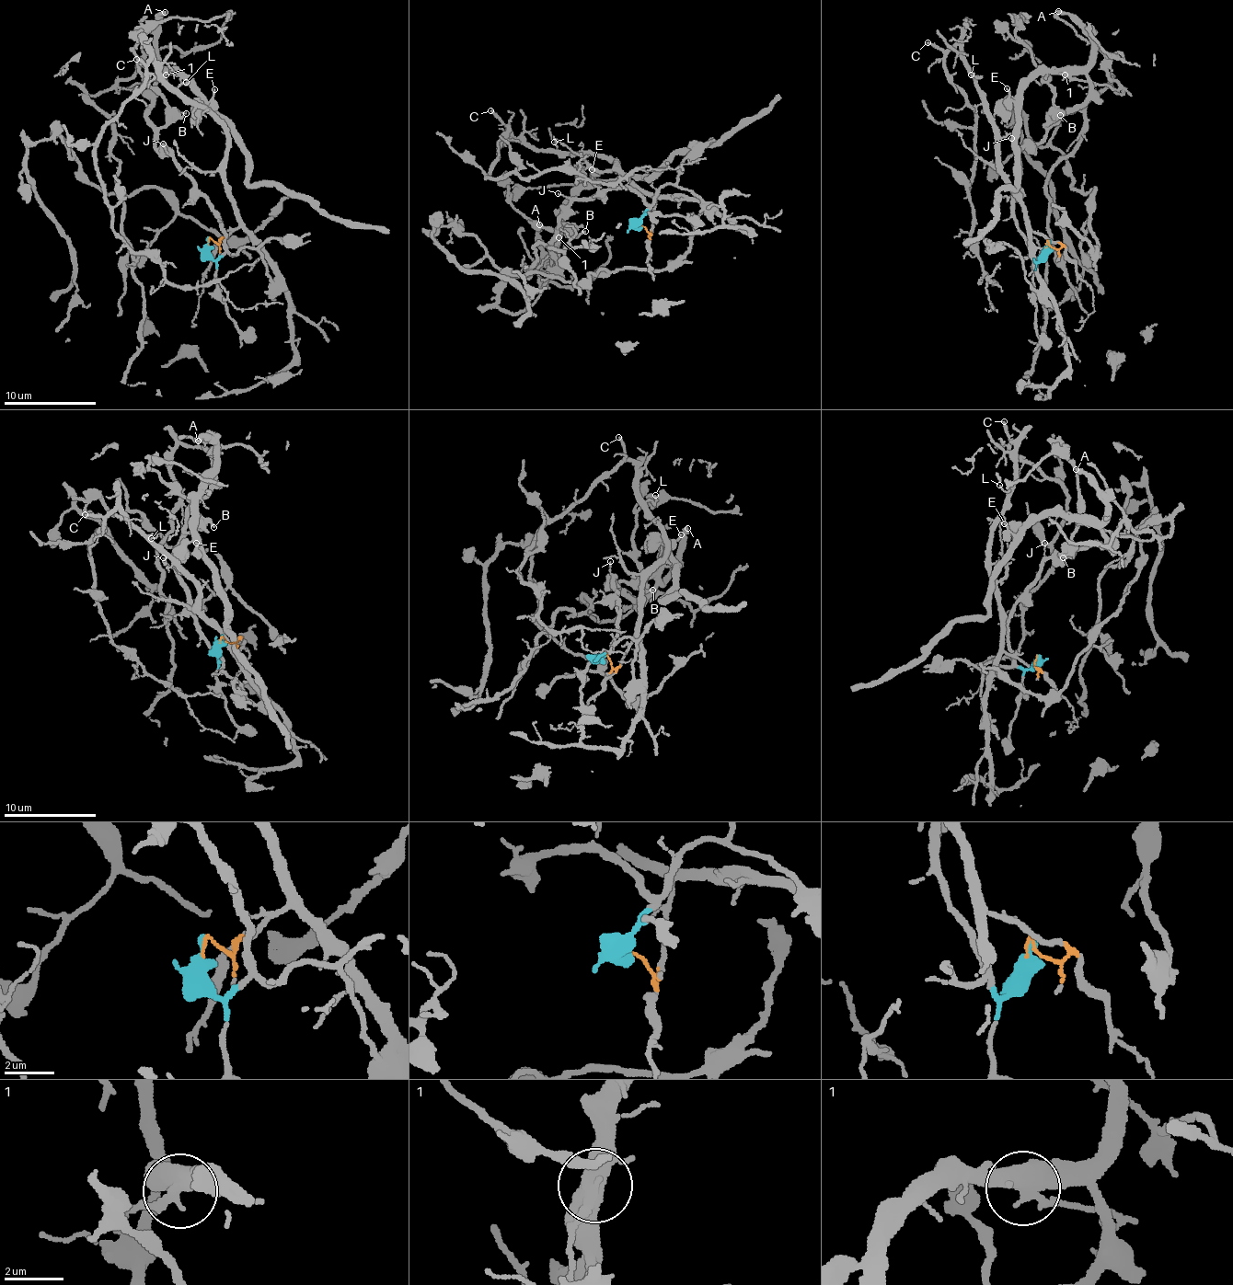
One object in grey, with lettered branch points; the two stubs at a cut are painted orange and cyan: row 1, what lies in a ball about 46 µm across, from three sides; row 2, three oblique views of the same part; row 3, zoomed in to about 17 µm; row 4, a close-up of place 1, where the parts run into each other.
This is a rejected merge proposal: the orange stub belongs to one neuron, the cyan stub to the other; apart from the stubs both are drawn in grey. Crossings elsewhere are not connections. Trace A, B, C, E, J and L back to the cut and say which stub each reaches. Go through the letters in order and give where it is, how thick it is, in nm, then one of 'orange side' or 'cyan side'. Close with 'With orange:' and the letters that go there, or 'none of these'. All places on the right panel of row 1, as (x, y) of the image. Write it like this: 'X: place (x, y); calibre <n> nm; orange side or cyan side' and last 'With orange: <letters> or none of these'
A: place (1058, 11); calibre 320 nm; cyan side
B: place (1060, 115); calibre 160 nm; cyan side
C: place (927, 42); calibre 200 nm; orange side
E: place (1007, 88); calibre 120 nm; cyan side
J: place (1011, 138); calibre 100 nm; cyan side
L: place (971, 74); calibre 120 nm; orange side
With orange: C, L

